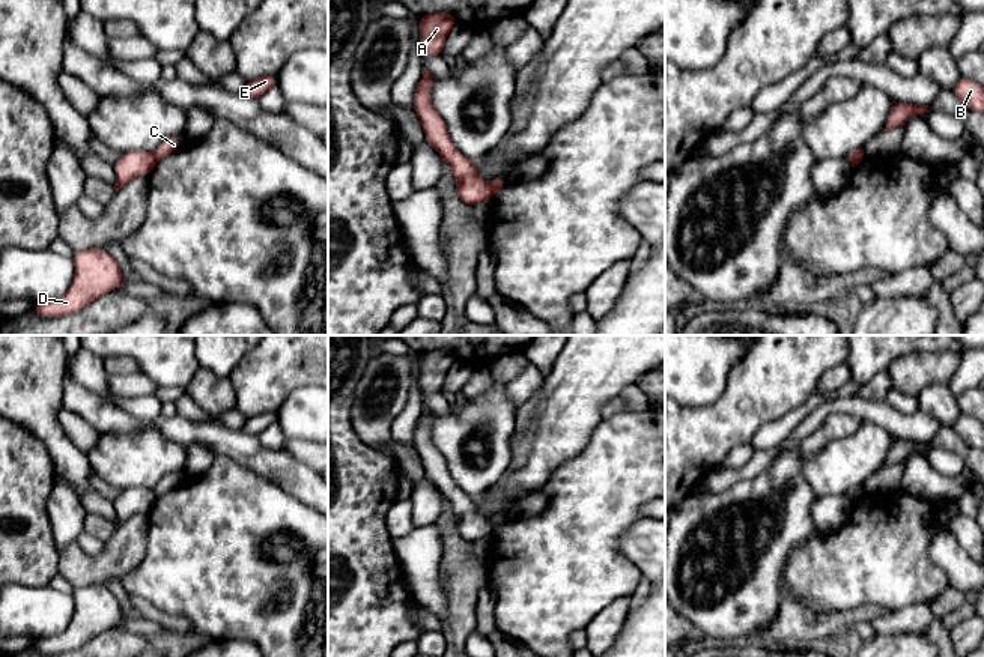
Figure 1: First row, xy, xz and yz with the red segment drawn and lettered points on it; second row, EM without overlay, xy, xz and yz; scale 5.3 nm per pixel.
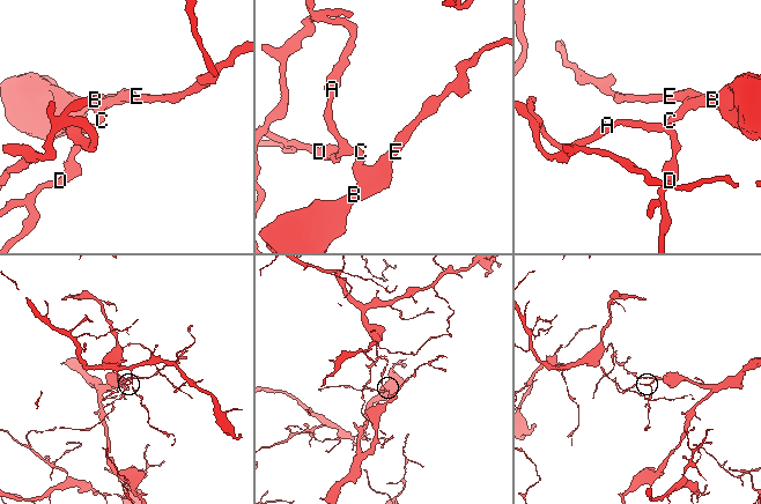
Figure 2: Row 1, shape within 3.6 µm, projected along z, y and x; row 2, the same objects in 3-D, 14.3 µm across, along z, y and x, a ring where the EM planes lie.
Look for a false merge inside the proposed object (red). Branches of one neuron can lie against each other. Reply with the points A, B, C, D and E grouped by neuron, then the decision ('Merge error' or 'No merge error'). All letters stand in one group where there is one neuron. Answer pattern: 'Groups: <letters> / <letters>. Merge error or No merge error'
Groups: A D / B C E. Merge error

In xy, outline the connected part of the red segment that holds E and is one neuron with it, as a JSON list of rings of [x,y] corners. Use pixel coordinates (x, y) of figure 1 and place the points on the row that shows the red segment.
[[[263,75],[259,78],[247,80],[241,95],[257,99],[266,90],[277,87],[275,75]]]

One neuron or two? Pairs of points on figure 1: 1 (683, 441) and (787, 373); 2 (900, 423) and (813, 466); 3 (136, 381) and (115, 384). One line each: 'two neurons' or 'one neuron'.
1: one neuron
2: two neurons
3: one neuron

